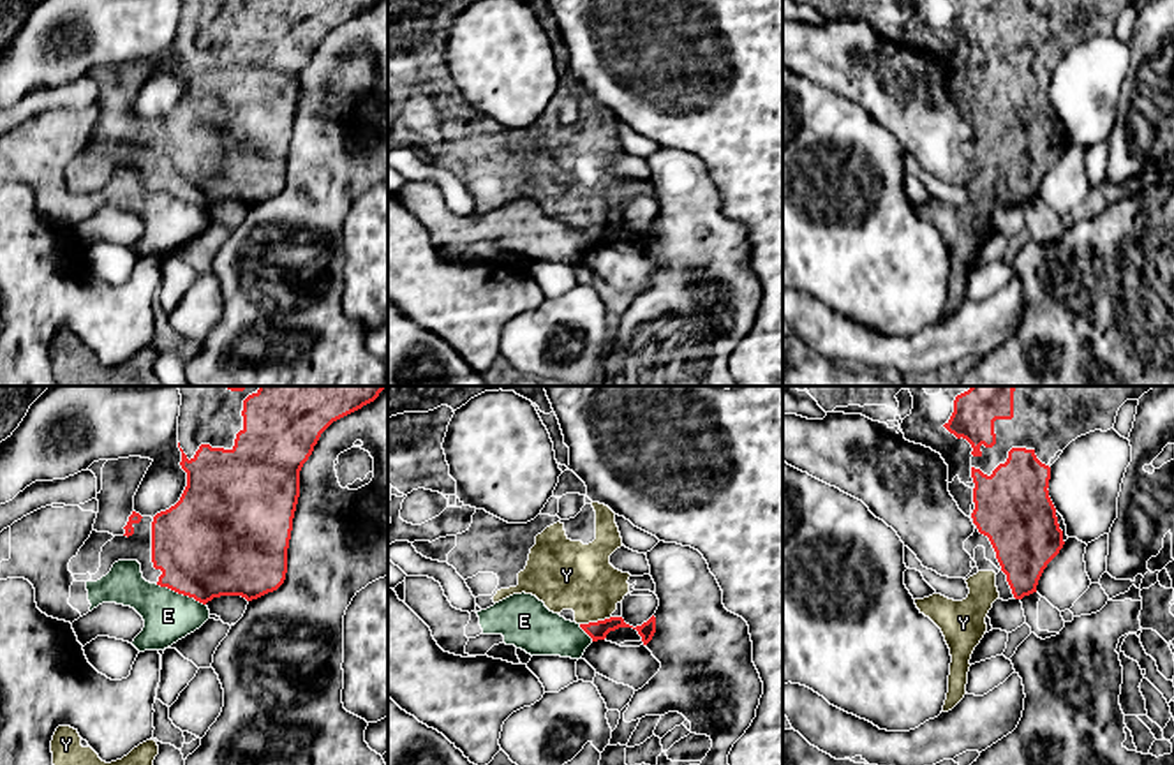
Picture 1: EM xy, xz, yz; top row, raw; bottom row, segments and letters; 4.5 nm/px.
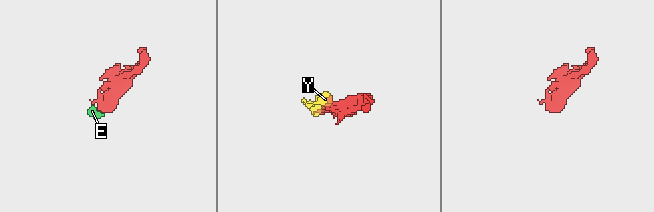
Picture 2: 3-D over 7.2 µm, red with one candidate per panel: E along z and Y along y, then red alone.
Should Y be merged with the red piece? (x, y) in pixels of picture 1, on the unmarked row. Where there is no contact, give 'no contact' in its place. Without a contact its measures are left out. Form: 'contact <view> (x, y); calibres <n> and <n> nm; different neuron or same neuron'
contact xz (594, 228); calibres 80 and 320 nm; same neuron

